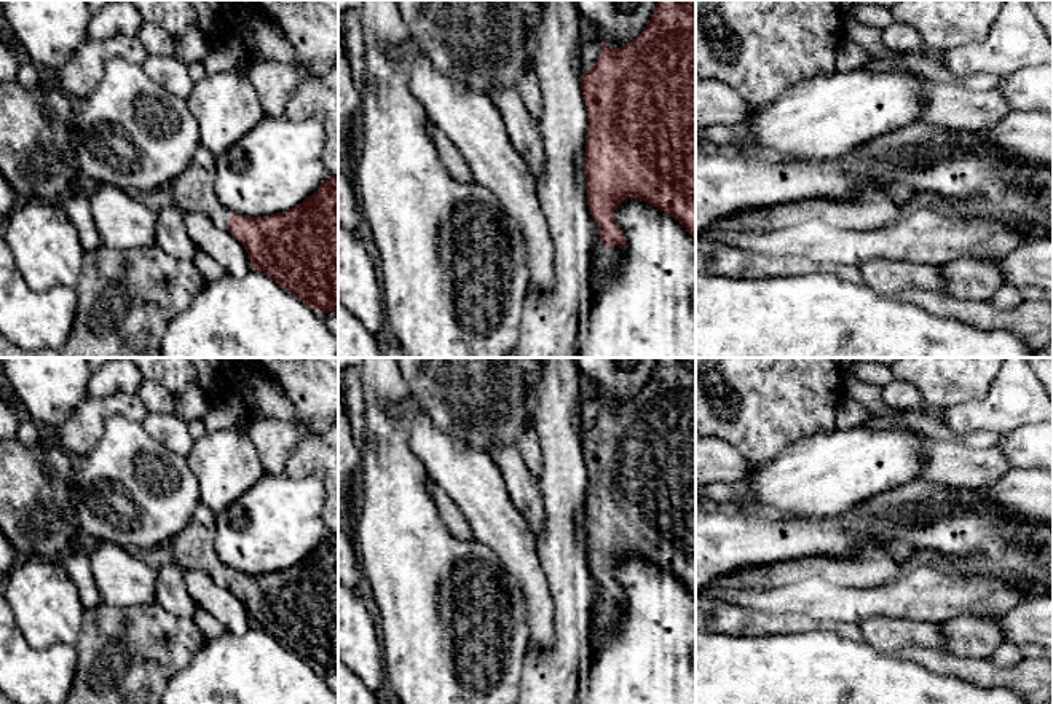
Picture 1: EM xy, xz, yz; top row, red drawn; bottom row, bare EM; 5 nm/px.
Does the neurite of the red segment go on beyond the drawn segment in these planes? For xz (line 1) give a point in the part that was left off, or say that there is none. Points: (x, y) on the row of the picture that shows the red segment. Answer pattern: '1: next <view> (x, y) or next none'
1: next none

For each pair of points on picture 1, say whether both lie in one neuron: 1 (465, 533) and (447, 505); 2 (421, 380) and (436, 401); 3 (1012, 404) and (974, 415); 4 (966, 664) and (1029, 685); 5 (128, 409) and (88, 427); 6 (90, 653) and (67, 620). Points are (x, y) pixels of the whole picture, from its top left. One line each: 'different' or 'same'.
1: same
2: same
3: same
4: same
5: same
6: different

